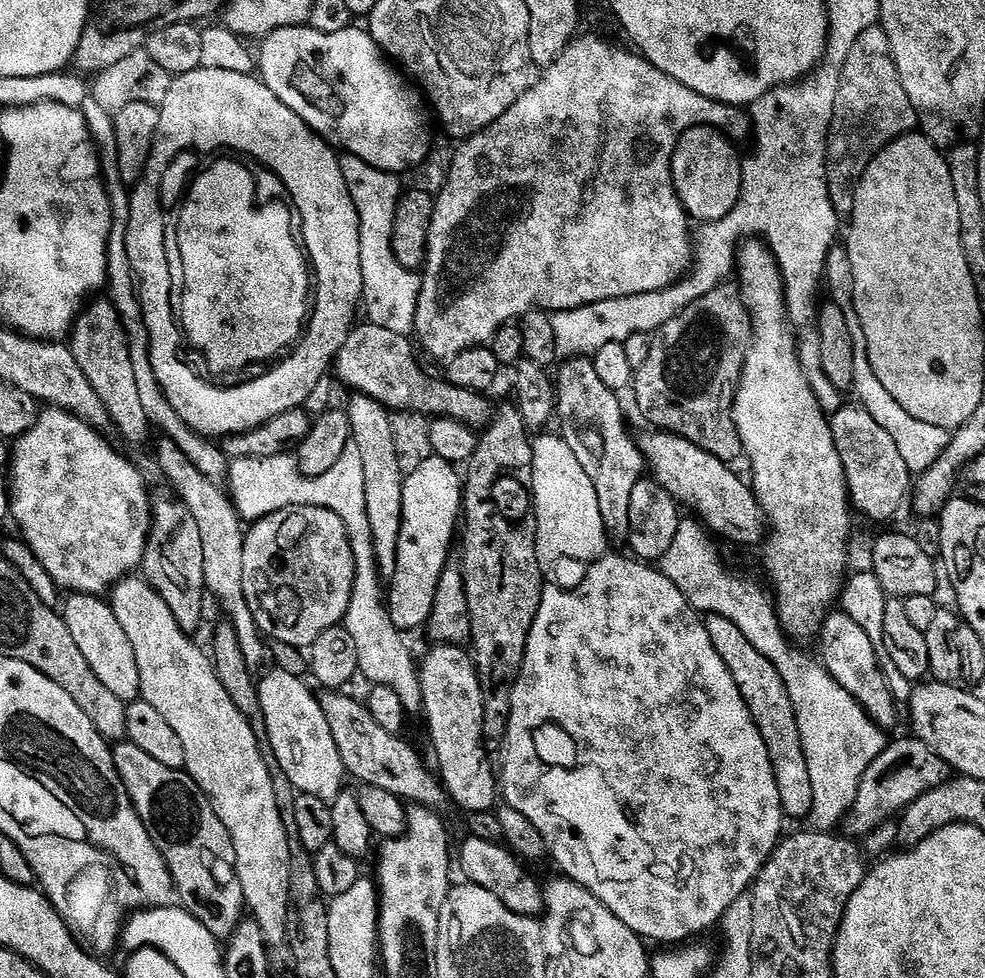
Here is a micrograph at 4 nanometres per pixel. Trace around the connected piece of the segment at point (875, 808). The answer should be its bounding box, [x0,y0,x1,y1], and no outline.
[842,738,950,838]

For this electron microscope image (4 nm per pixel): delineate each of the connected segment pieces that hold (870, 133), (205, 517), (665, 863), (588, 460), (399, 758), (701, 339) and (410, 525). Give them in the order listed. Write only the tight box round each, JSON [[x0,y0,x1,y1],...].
[[828,26,917,217],[154,438,262,658],[498,554,786,946],[554,358,646,545],[319,690,452,814],[634,282,752,466],[386,455,462,634]]

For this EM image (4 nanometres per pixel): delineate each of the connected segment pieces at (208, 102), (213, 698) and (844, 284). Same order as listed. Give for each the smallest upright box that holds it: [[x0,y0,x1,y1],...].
[[150,67,364,436],[110,574,290,953],[822,242,950,474]]

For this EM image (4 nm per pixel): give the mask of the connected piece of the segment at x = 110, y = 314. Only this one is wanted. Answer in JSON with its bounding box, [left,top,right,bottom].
[70,299,154,446]

